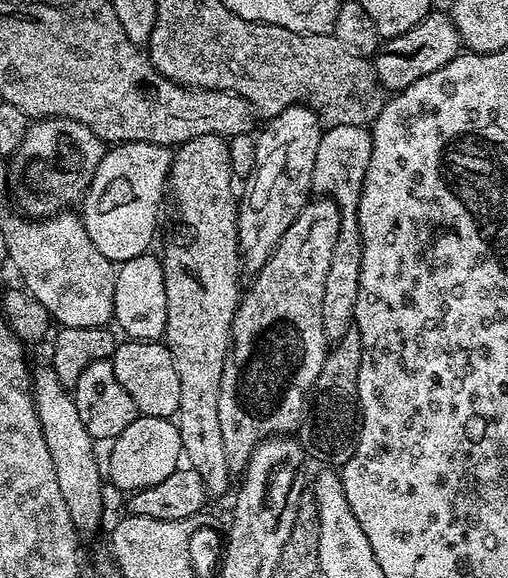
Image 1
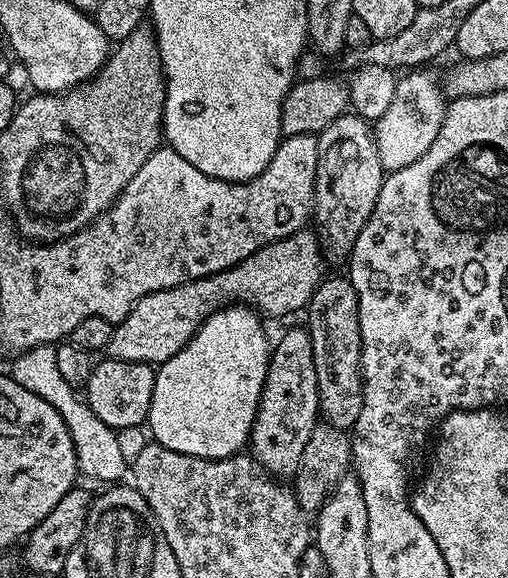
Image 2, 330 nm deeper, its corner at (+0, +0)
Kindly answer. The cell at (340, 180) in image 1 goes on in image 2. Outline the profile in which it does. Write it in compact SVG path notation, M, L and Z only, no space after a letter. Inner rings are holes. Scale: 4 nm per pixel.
M408 70L397 79L394 90L394 102L390 110L375 121L374 135L378 146L378 158L382 162L385 173L397 172L410 162L418 162L426 150L430 150L430 142L438 138L438 130L444 121L446 92L436 81L436 76L428 70Z

